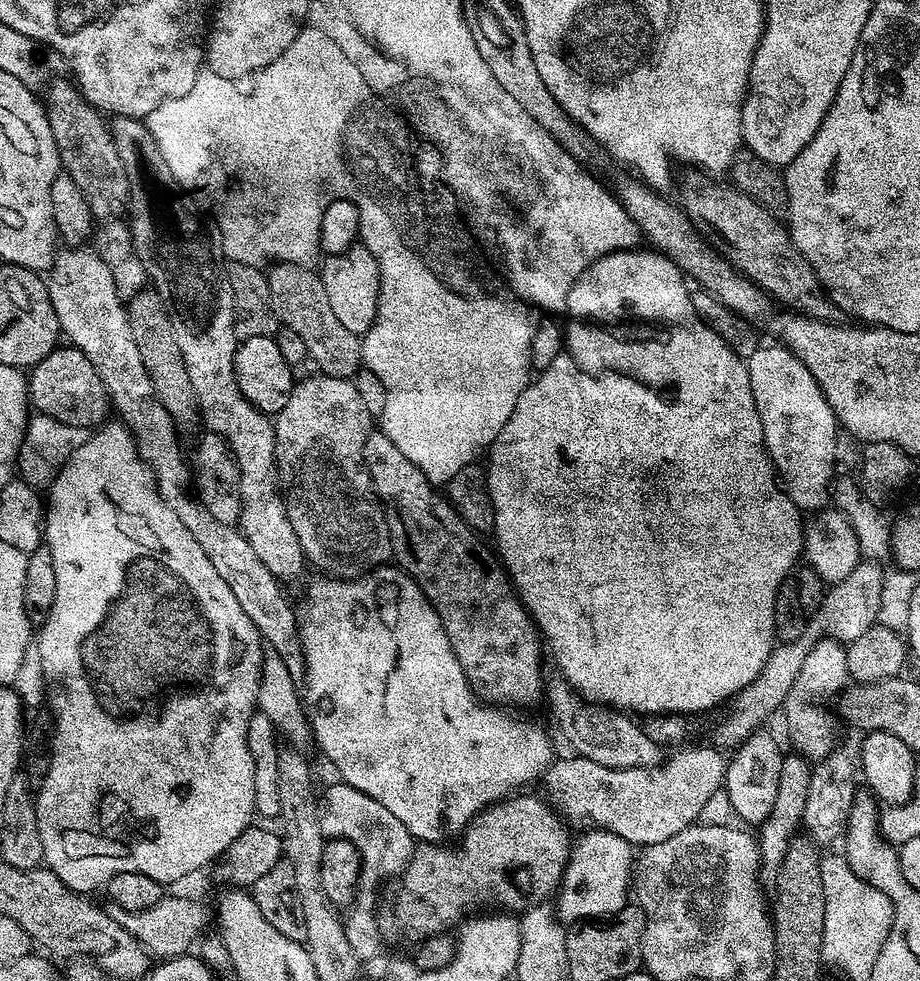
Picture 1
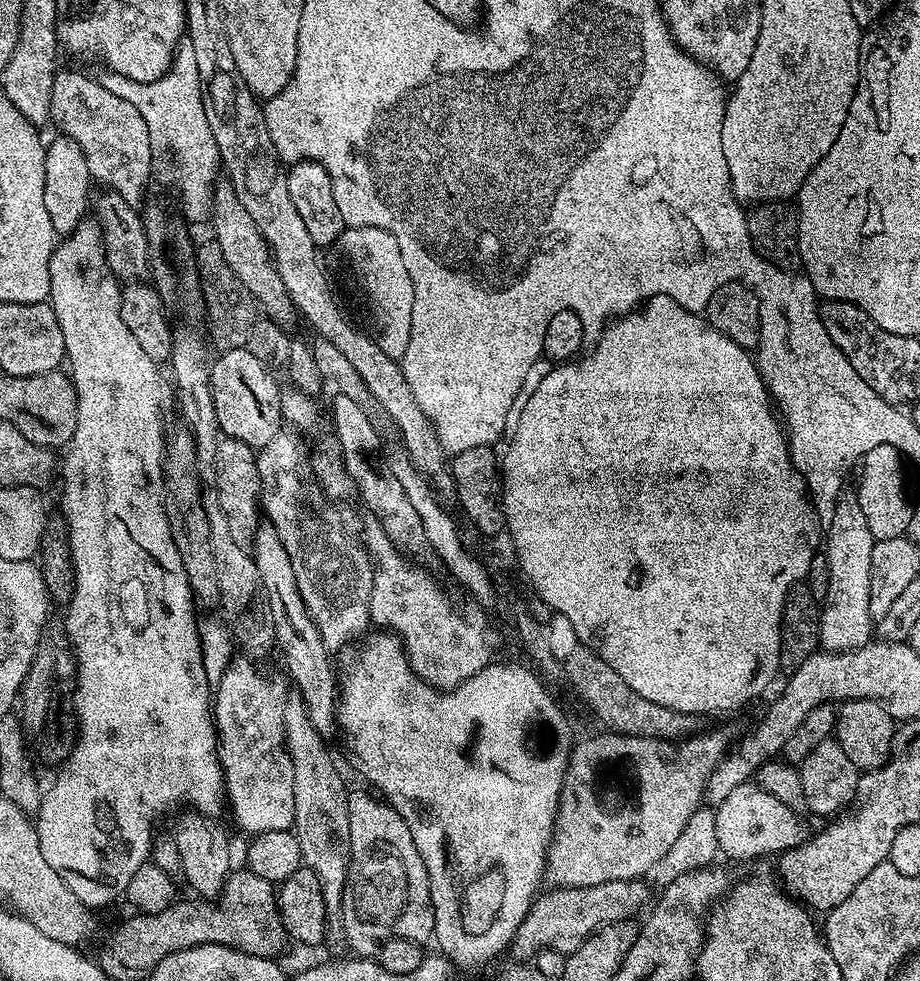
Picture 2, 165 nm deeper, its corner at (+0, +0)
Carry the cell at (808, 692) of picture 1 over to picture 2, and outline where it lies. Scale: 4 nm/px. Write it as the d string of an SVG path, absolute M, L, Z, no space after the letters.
M844 498L834 510L834 518L826 525L828 545L823 545L822 555L828 559L830 582L826 586L826 594L820 609L820 643L819 647L825 652L849 652L869 643L874 636L874 621L870 614L870 582L872 581L872 567L870 554L874 554L876 539L870 534L869 524L859 508L856 498Z

